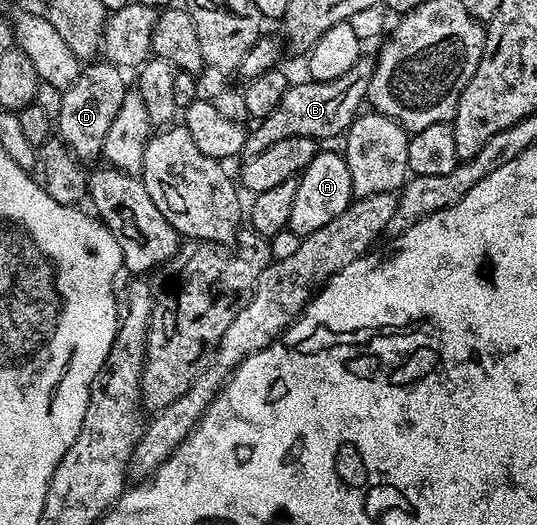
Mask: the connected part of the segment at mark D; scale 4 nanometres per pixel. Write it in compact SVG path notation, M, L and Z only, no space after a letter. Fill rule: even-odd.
M100 59L85 64L76 82L63 90L62 111L54 118L54 125L59 139L81 162L87 163L103 154L110 123L114 123L114 115L118 115L118 107L122 107L122 99L130 91L129 86L124 86L123 76L119 65L110 65Z

